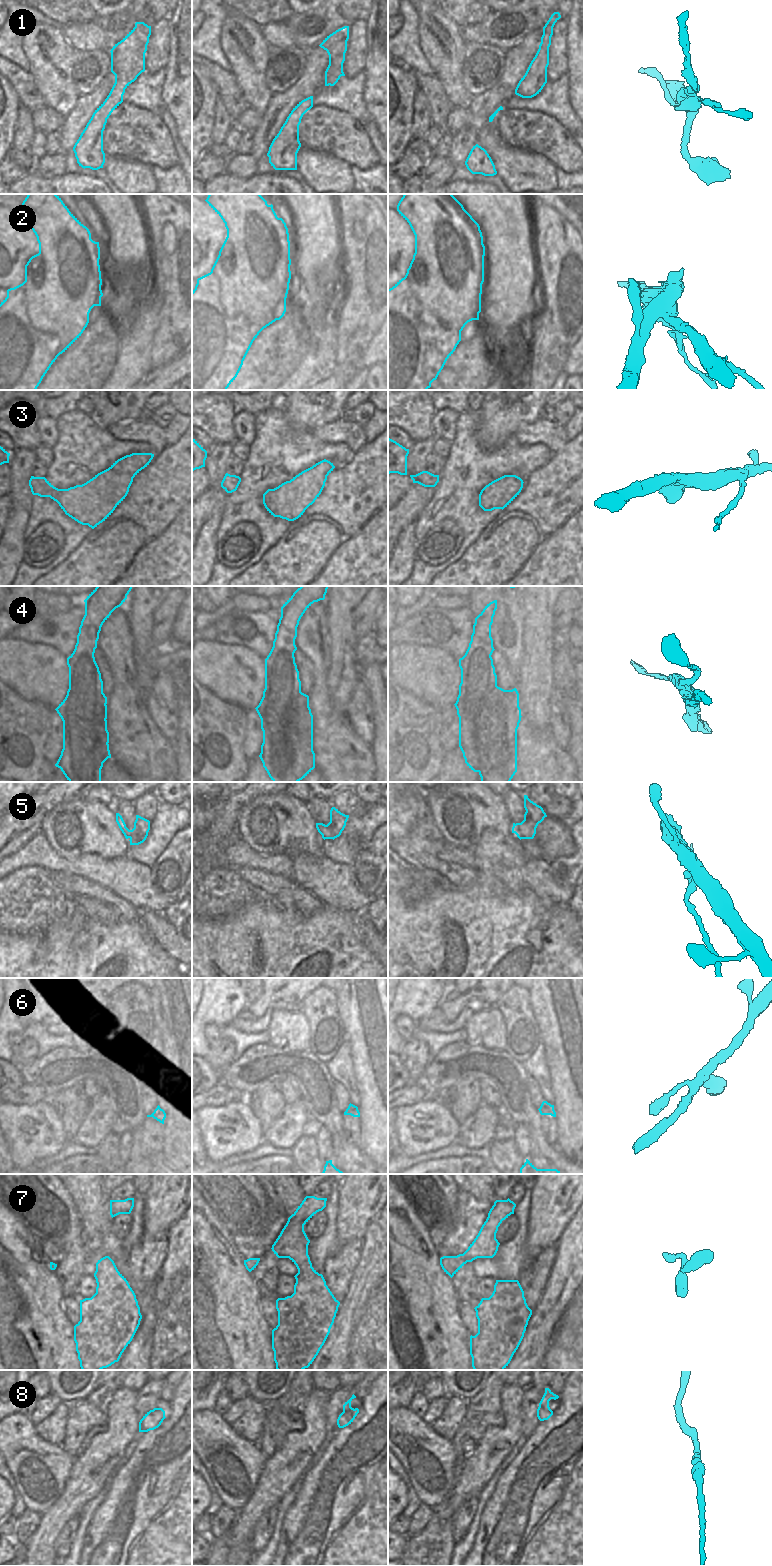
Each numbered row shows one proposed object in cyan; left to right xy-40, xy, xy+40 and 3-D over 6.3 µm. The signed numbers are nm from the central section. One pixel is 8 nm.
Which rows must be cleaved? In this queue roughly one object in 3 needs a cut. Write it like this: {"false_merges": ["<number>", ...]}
{"false_merges": ["1", "2", "4", "5"]}

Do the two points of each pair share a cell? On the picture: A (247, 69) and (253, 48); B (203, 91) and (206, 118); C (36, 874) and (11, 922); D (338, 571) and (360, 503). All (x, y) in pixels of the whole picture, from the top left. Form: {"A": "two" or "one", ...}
{"A": "one", "B": "one", "C": "one", "D": "one"}

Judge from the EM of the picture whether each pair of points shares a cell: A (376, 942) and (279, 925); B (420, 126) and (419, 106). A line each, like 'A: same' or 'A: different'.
A: different
B: same

